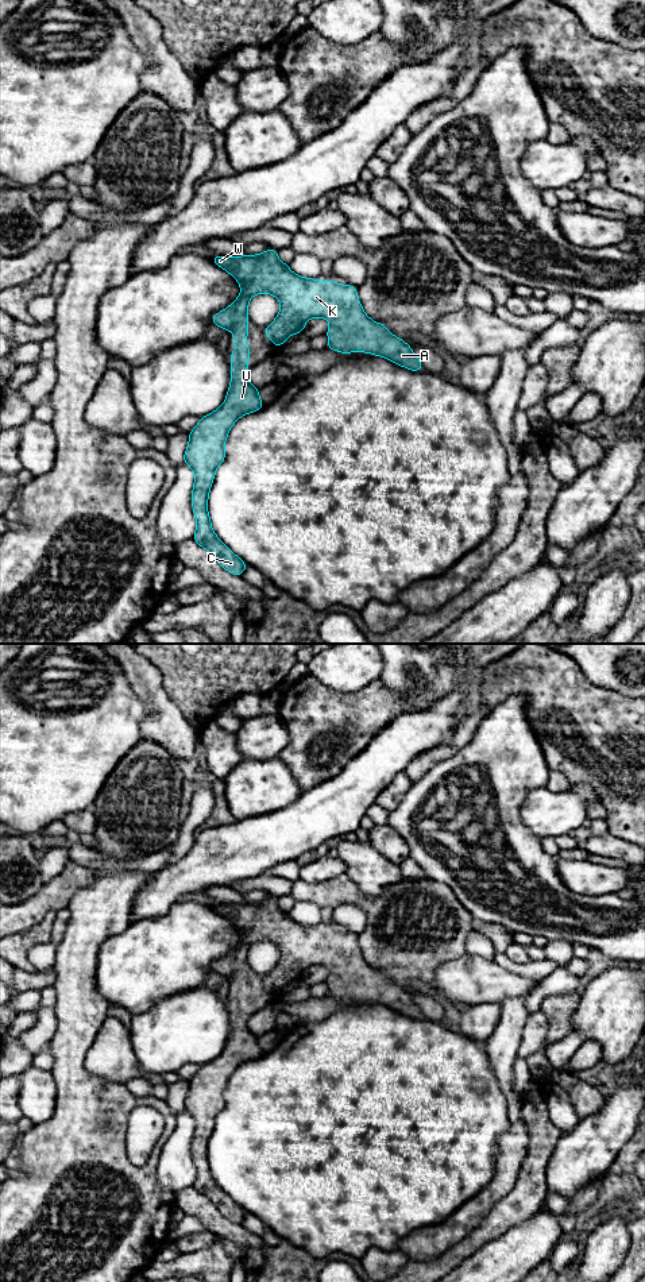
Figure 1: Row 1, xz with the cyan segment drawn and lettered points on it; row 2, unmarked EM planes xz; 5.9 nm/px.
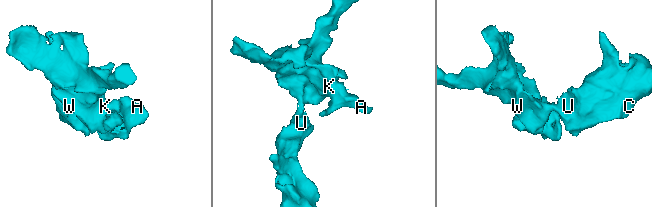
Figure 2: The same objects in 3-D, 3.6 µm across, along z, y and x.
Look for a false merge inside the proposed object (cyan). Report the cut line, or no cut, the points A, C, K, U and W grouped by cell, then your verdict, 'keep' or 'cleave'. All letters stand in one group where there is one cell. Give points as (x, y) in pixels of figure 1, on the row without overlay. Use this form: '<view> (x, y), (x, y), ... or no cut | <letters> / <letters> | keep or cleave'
no cut | A C K U W | keep

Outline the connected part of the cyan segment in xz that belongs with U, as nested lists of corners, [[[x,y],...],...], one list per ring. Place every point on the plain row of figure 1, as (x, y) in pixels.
[[[274,896],[259,903],[216,903],[211,907],[228,919],[242,938],[228,955],[212,964],[212,970],[233,980],[232,1023],[224,1051],[201,1065],[189,1080],[184,1111],[194,1119],[196,1124],[192,1154],[197,1175],[193,1188],[215,1204],[225,1219],[240,1224],[247,1212],[213,1179],[208,1162],[208,1144],[216,1117],[225,1107],[224,1092],[229,1077],[242,1063],[264,1054],[259,1046],[259,1036],[248,1028],[250,1013],[243,1011],[251,1008],[247,992],[250,946],[262,941],[278,946],[281,958],[277,966],[263,976],[278,996],[289,984],[304,980],[308,968],[320,965],[331,969],[327,978],[329,997],[340,999],[343,1003],[372,1001],[412,1019],[421,1019],[422,1012],[409,992],[364,961],[358,938],[351,932],[300,924],[279,908]]]

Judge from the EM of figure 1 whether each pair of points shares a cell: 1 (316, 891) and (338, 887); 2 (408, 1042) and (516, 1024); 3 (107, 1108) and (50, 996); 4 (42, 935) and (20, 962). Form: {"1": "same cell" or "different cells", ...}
{"1": "same cell", "2": "different cells", "3": "different cells", "4": "same cell"}

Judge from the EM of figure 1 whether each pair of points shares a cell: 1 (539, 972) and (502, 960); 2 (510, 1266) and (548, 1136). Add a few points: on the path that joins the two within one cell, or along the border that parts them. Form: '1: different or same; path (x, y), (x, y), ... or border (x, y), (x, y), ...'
1: same; path (529, 969), (512, 966)
2: different; border (544, 1207), (497, 1238)

